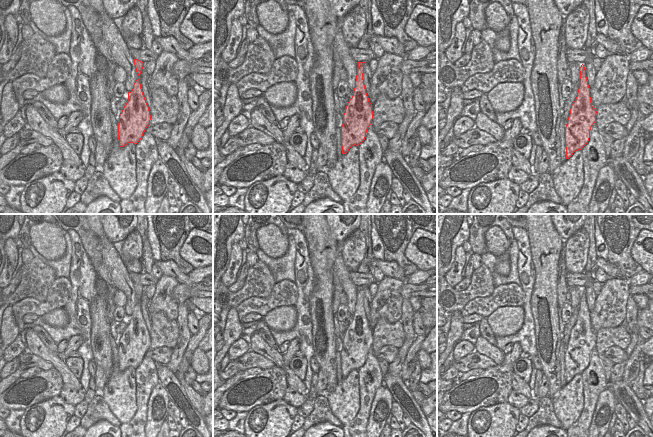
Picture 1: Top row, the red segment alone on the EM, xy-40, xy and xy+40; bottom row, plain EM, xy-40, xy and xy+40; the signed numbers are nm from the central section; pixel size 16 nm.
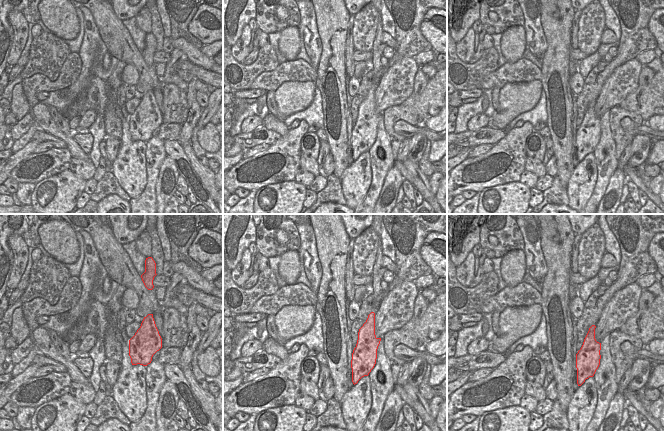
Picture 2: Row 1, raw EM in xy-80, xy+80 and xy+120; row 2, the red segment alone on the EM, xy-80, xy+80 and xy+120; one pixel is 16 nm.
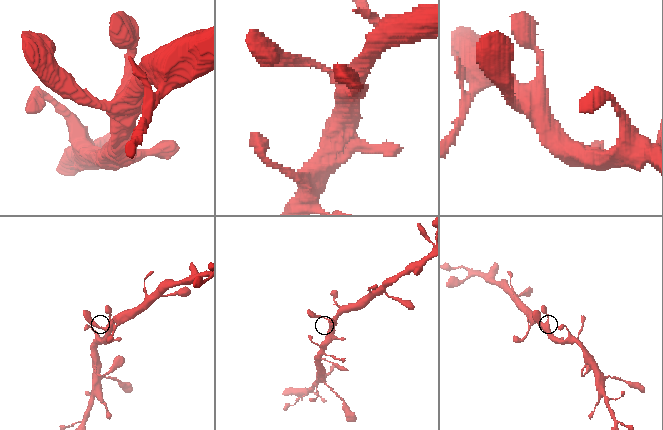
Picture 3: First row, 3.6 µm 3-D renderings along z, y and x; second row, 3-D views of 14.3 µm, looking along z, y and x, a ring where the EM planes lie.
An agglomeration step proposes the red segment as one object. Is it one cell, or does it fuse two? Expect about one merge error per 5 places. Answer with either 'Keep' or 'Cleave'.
Keep.

